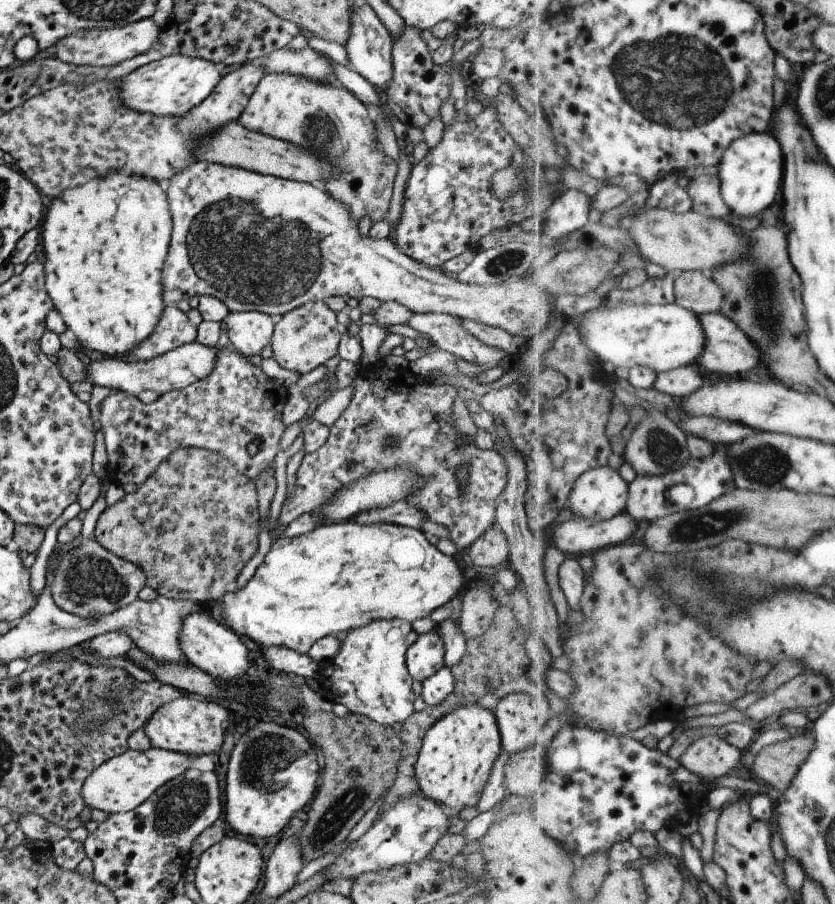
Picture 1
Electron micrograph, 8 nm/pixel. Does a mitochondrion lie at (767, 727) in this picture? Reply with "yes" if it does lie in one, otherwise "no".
no

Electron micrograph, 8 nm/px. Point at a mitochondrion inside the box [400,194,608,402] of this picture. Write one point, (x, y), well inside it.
(505, 262)

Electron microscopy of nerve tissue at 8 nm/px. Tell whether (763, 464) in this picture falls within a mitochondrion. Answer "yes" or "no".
yes

